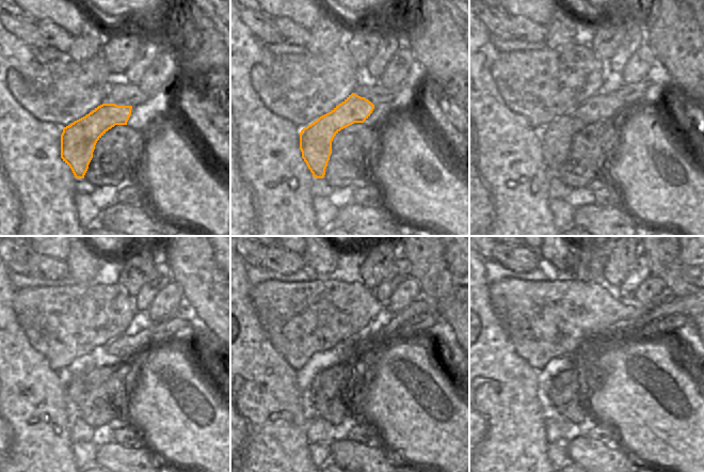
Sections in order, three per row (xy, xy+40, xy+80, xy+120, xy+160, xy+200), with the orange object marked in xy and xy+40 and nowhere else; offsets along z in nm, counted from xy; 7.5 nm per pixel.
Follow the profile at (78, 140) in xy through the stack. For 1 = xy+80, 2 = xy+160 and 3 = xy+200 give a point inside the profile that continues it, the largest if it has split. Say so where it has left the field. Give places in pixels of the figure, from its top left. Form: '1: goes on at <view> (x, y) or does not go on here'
1: goes on at xy+80 (556, 138)
2: goes on at xy+160 (422, 304)
3: goes on at xy+200 (667, 303)

